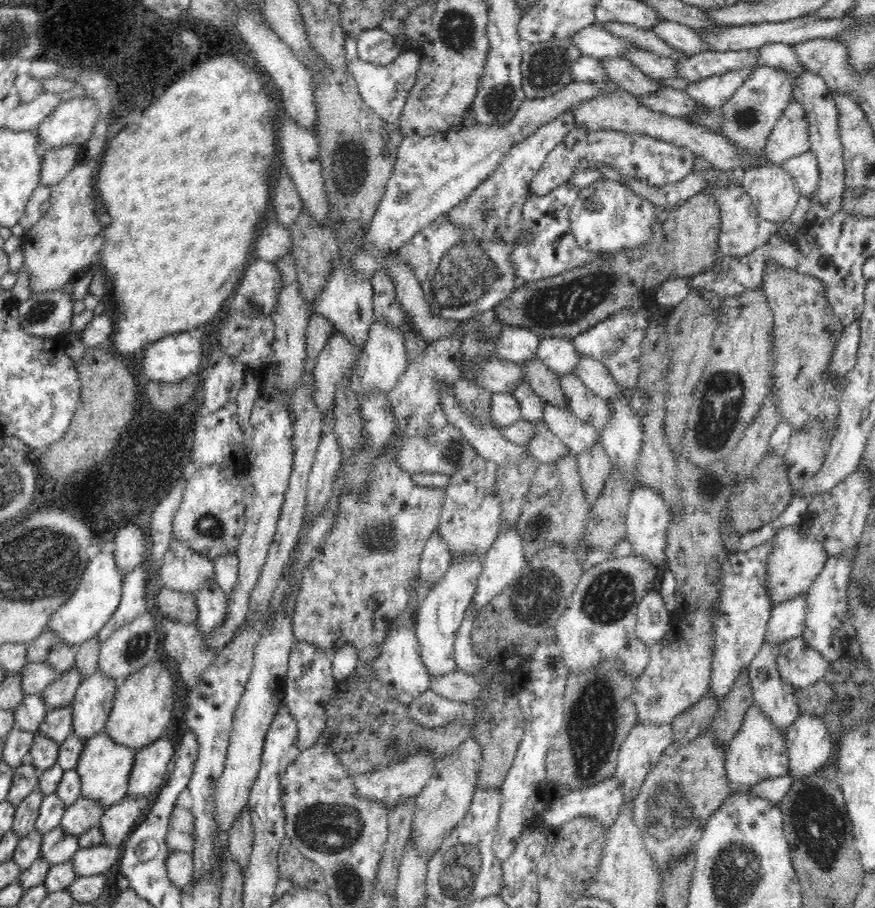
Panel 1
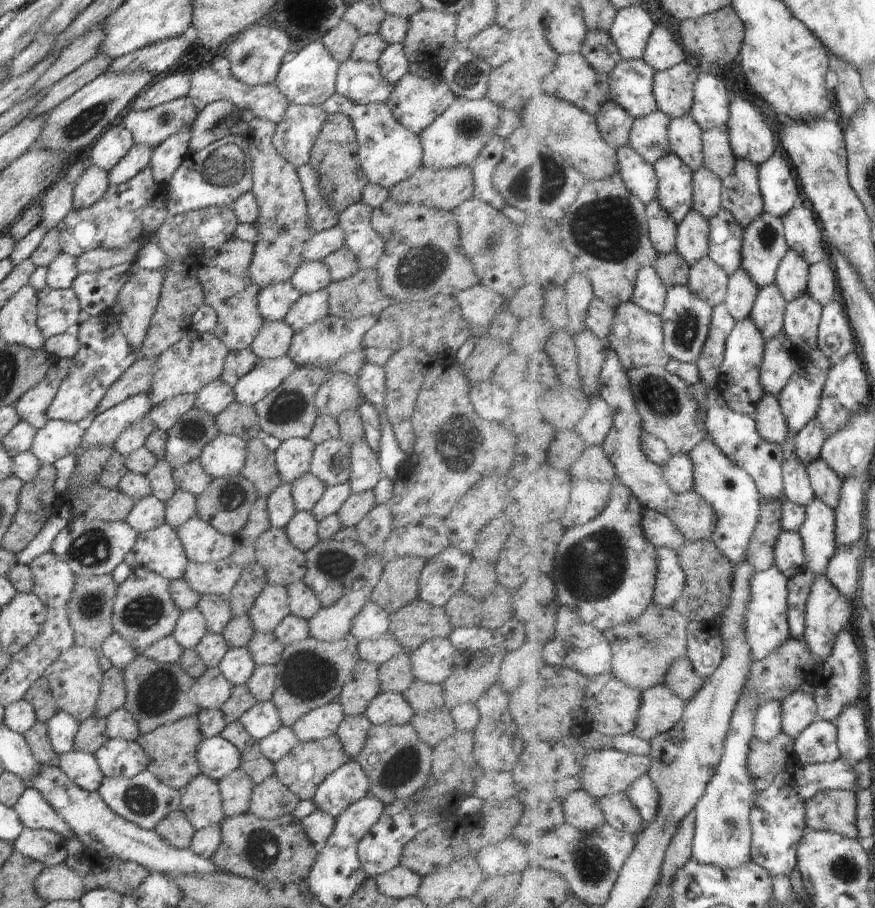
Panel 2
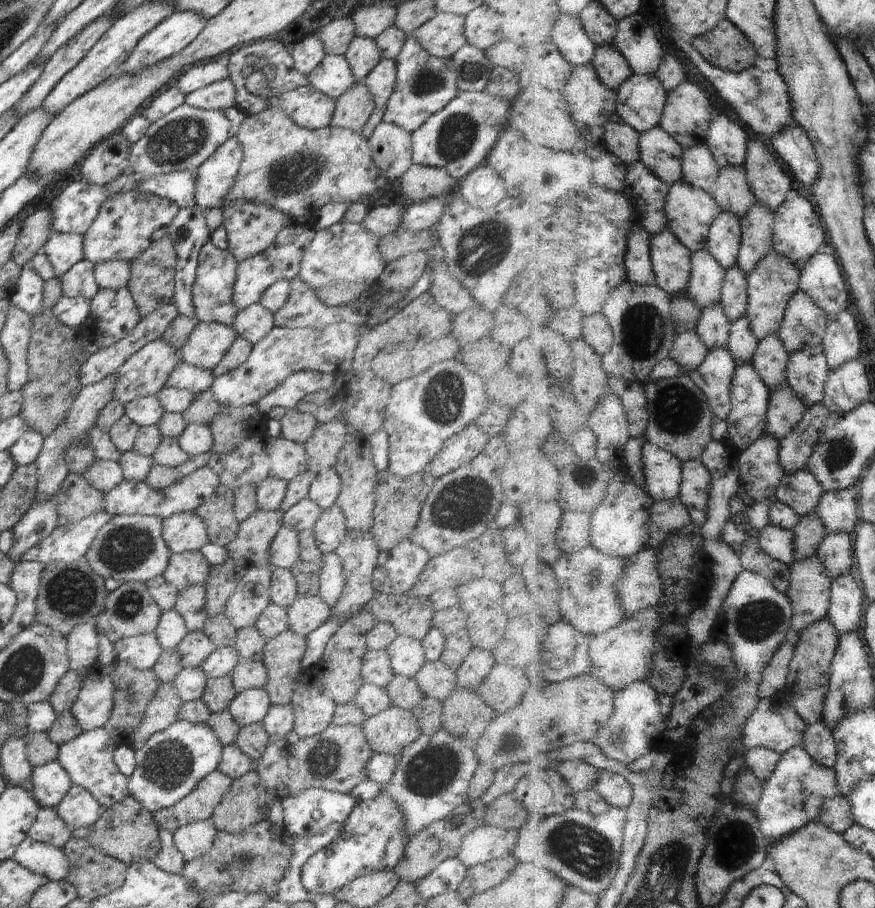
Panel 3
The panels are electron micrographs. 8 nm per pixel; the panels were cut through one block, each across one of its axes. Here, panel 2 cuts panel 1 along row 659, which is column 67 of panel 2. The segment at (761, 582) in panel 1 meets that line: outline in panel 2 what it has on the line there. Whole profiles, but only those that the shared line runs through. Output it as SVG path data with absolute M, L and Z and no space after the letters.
M58 710L45 725L50 744L56 754L62 755L74 751L74 738L78 732L79 723L71 714Z

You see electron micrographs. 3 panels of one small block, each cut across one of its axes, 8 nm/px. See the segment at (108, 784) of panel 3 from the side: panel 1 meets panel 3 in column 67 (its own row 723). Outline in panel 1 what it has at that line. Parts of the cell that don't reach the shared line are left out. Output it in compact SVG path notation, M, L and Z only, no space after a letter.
M756 703L750 705L745 714L740 730L736 732L736 736L732 738L732 742L728 744L725 749L725 769L727 772L727 779L731 788L731 794L748 794L752 793L752 788L766 780L766 778L778 778L789 774L789 756L784 736L773 726L772 721L765 717L765 714L758 708Z

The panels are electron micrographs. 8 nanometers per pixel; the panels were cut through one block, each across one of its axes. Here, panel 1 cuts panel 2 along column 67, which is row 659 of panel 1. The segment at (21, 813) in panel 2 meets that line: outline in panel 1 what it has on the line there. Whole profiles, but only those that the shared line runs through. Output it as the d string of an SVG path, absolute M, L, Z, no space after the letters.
M856 549L843 552L839 558L827 557L825 568L816 578L808 593L808 614L803 639L815 648L826 662L834 662L843 656L843 638L839 635L840 628L848 616L847 591L851 580L852 569L856 560Z

